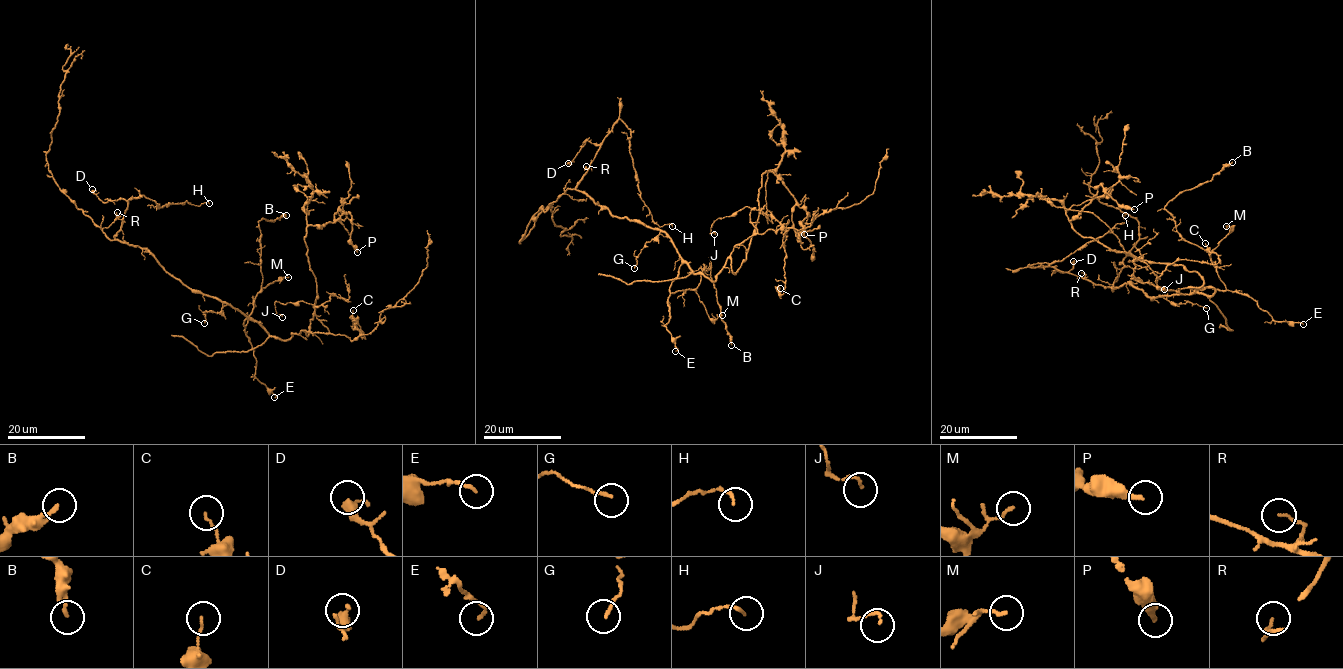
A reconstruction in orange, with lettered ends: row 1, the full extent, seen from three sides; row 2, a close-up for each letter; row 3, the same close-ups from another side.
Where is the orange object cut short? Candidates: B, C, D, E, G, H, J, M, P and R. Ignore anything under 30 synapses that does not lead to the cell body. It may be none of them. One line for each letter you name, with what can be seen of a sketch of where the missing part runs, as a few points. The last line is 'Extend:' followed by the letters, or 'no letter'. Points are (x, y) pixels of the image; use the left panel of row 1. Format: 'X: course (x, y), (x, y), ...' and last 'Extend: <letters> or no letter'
Extend: no letter

